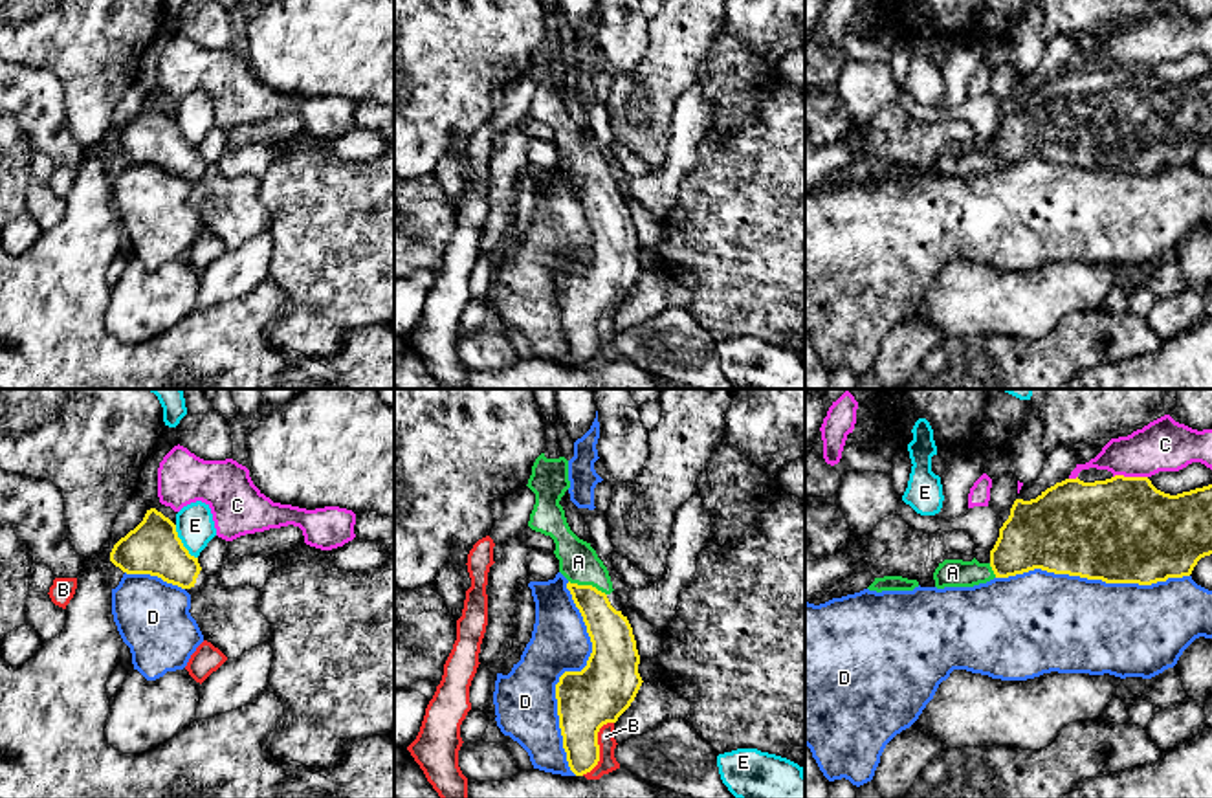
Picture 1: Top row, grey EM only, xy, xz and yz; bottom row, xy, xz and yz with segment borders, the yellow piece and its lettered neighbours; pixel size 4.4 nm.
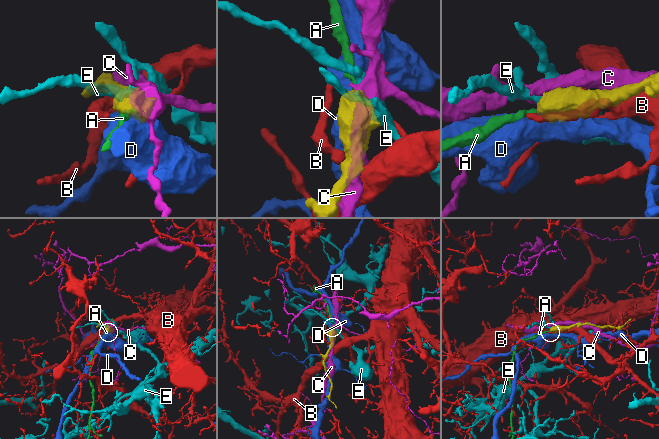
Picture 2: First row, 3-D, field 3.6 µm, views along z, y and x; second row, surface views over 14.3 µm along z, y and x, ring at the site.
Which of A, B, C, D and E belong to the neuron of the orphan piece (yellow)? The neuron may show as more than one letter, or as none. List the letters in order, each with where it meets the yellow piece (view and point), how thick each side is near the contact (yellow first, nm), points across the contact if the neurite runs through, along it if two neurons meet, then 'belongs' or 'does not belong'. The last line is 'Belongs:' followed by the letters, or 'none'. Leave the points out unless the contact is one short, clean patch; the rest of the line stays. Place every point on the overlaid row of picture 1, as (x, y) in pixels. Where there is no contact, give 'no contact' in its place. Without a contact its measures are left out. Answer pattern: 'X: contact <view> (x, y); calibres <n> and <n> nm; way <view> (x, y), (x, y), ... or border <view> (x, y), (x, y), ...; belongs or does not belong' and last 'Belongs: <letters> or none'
A: contact xz (587, 586); calibres 190 and 180 nm; way xz (611, 635), (591, 600), (587, 586), (587, 575), (578, 562); belongs
B: contact xz (598, 747); calibres 260 and 80 nm; does not belong
C: contact yz (1130, 477); calibres 460 and 220 nm; does not belong
D: contact xz (565, 672); calibres 260 and 280 nm; does not belong
E: contact xy (182, 543); calibres 240 and 170 nm; does not belong
Belongs: A

